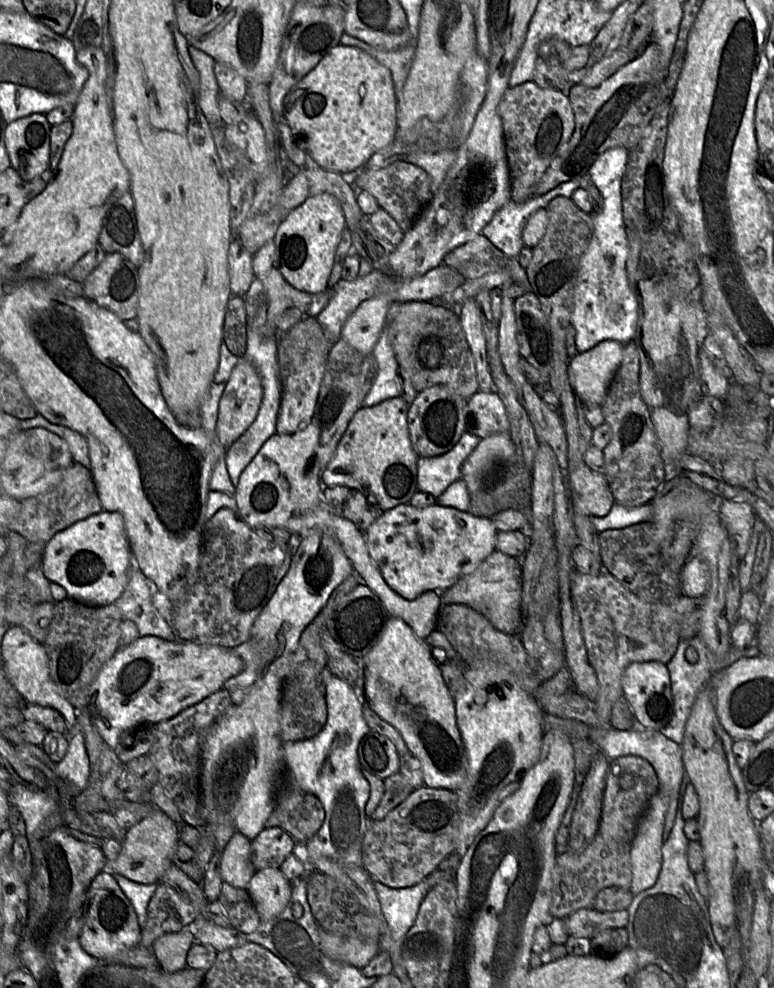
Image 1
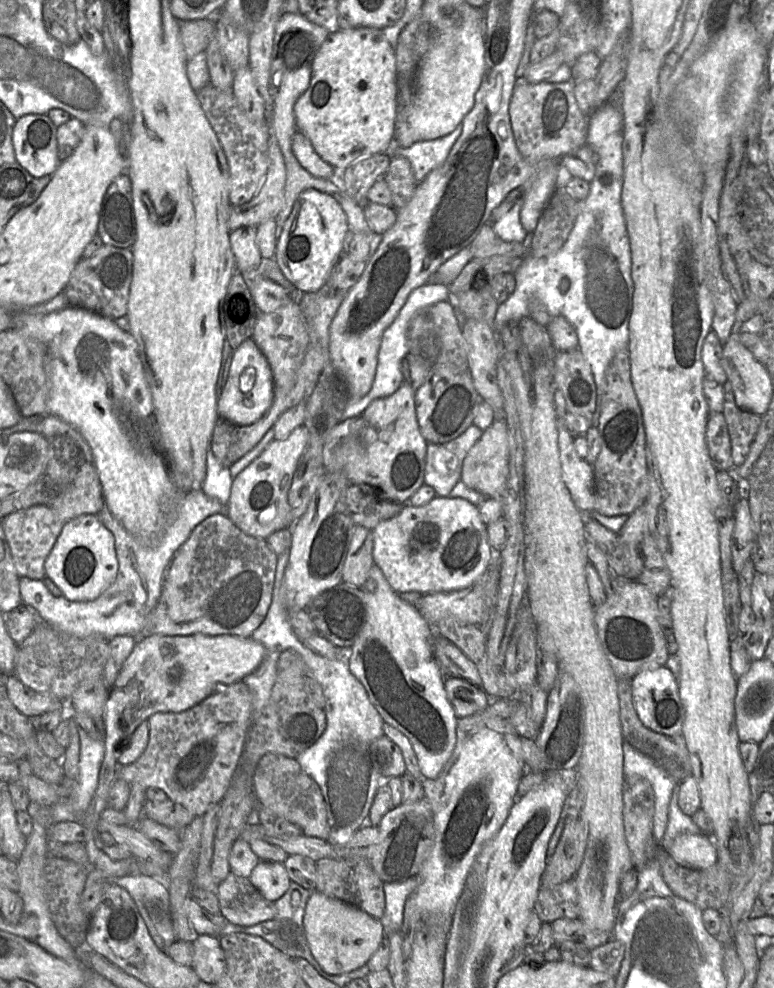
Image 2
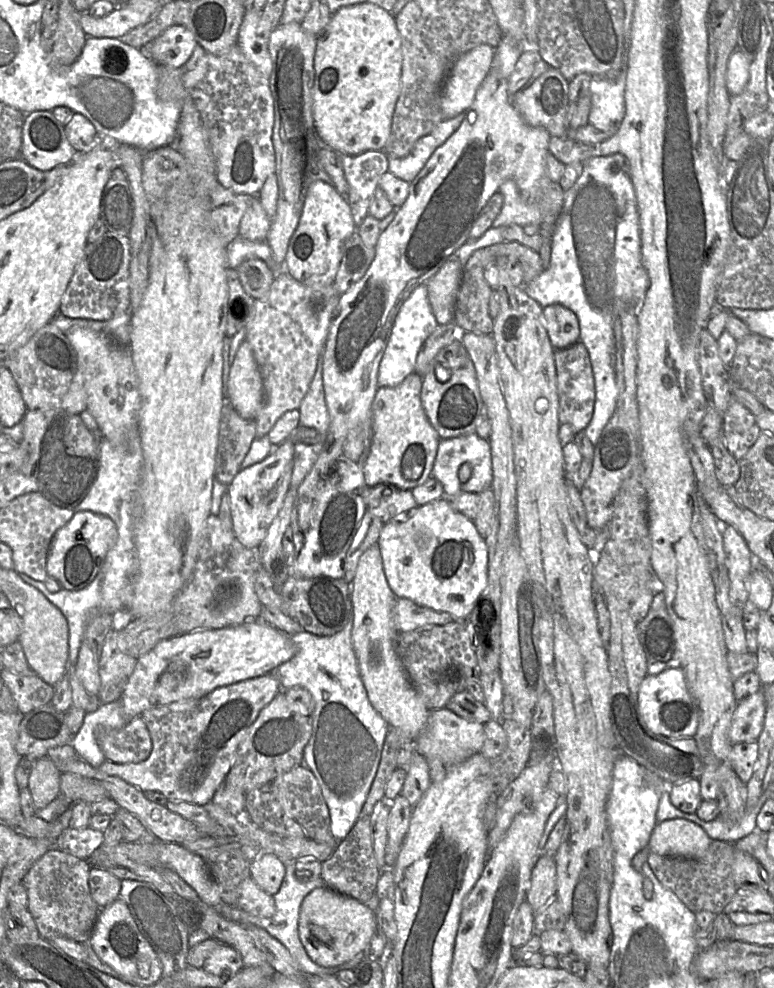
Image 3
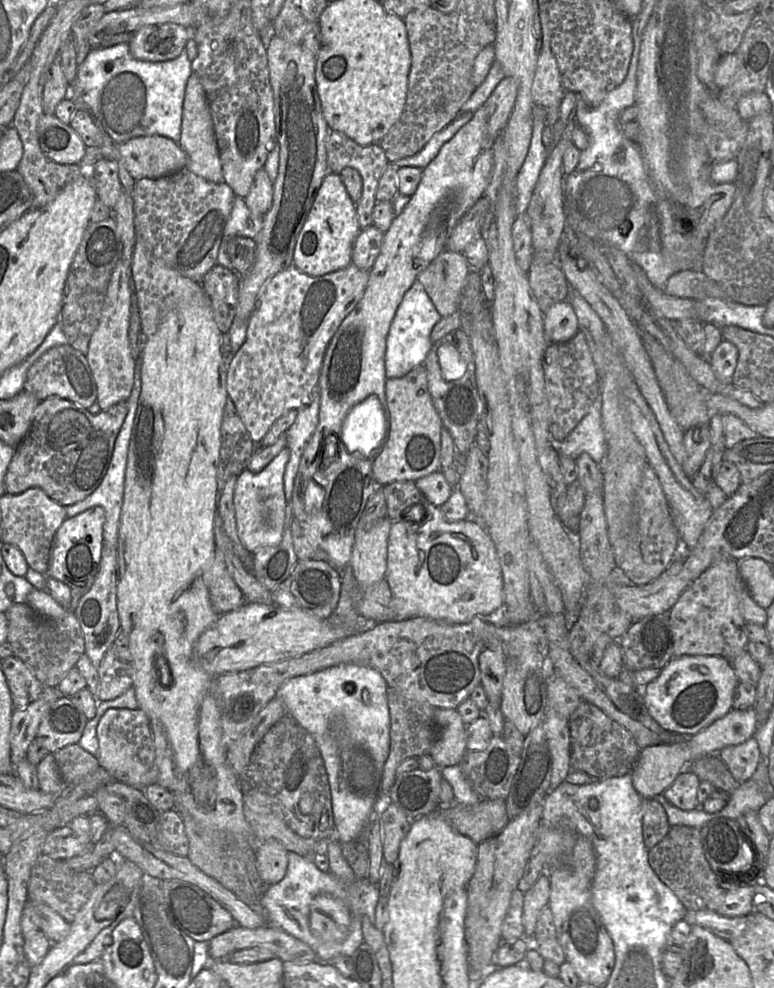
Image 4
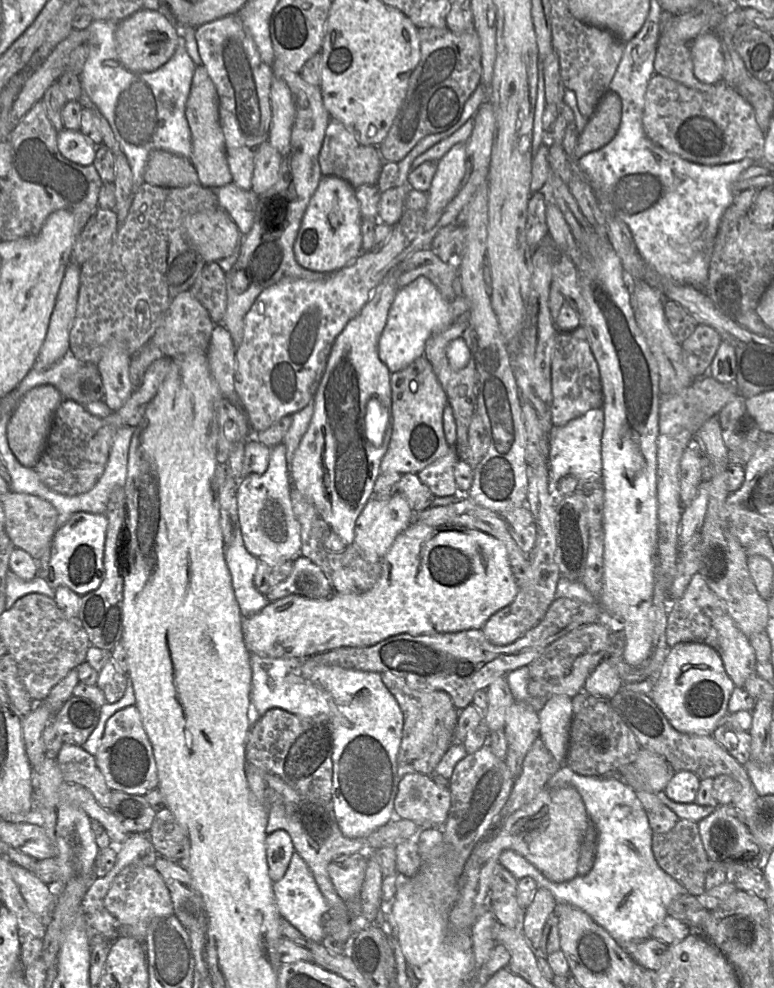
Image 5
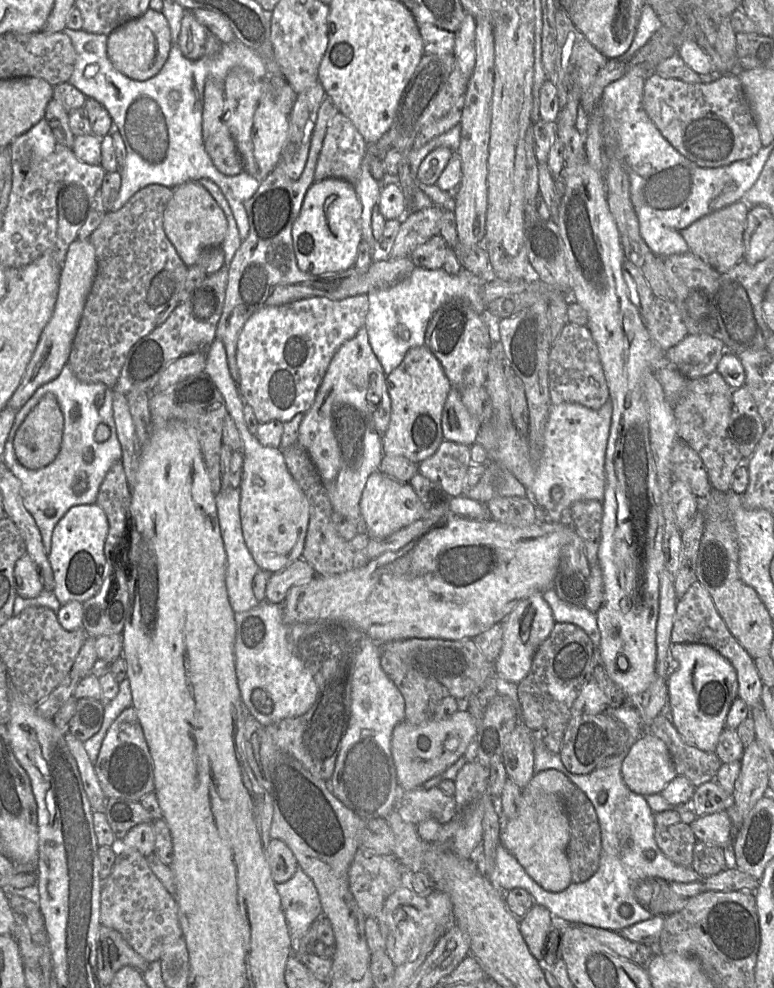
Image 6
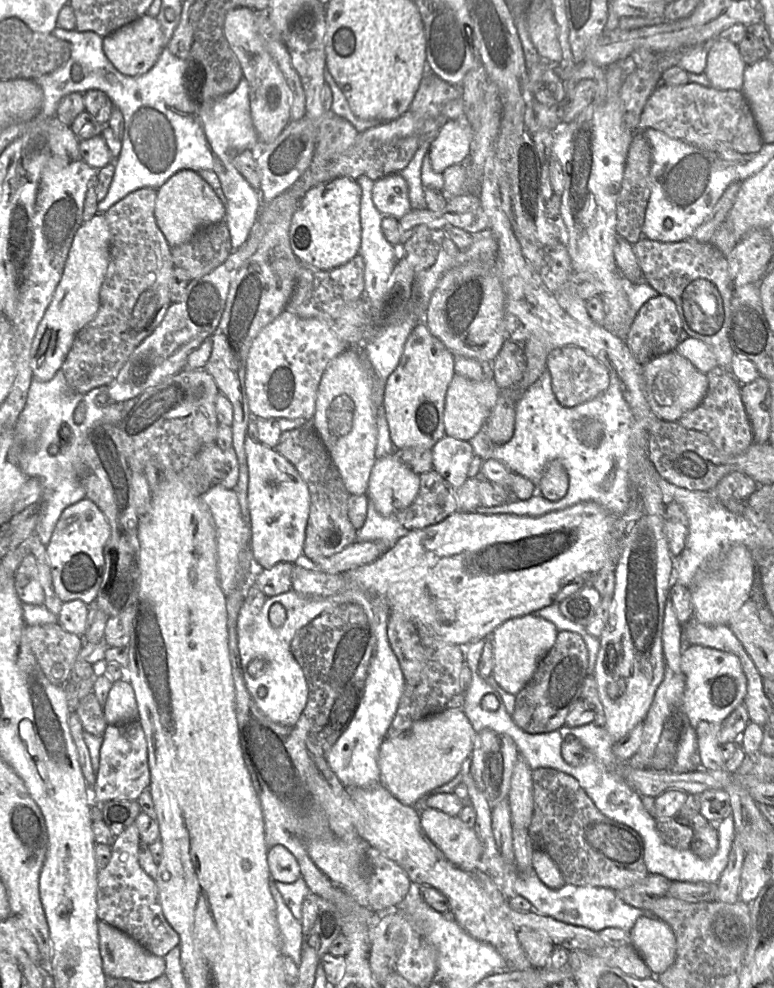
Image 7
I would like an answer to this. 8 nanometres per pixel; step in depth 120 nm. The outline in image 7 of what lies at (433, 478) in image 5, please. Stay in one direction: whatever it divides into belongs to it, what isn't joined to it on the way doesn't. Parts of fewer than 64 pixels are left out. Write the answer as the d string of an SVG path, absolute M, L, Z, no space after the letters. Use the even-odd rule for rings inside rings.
M444 435L432 448L433 470L458 489L469 478L468 469L474 455L469 441Z

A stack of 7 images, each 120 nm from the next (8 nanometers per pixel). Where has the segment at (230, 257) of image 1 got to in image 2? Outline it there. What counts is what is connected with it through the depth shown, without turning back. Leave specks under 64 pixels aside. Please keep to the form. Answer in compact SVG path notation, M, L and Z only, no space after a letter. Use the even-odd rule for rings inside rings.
M243 226L230 232L230 246L240 273L254 272L262 256L257 245L257 227Z

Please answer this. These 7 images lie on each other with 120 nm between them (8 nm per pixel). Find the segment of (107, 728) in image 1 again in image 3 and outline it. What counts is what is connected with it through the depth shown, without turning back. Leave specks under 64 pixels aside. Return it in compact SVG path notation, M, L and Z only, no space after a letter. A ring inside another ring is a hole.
M261 619L219 629L196 630L159 641L150 651L141 655L120 697L126 717L133 719L150 708L183 699L202 697L217 687L264 676L295 654L291 636Z

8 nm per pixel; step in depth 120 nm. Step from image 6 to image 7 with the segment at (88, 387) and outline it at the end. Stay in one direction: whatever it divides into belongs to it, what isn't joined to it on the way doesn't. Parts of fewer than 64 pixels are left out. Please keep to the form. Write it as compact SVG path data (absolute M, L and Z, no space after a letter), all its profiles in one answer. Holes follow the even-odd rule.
M61 370L47 382L32 376L26 405L14 427L14 439L21 448L19 468L28 479L36 478L41 485L35 533L45 547L63 510L86 498L84 480L89 475L89 467L84 460L84 446L87 435L101 423L119 425L127 414L122 403L110 399L104 407L96 405L95 398L101 393L108 395L108 389L109 385L103 385L86 394L71 392Z

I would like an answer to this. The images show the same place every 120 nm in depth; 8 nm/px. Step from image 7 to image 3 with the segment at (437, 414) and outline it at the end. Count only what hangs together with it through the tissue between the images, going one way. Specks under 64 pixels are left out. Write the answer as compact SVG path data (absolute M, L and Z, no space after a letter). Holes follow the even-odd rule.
M416 372L408 375L396 387L379 387L371 411L371 441L363 463L364 479L368 487L390 484L399 489L412 490L431 476L440 437L429 422L421 403L423 376Z

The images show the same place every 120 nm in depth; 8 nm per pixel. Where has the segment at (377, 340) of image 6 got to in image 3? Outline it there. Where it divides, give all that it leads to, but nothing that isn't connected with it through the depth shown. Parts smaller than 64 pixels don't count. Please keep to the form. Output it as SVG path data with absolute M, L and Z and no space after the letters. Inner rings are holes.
M423 283L419 285L402 304L396 317L386 350L379 366L379 387L396 387L408 375L415 371L419 350L438 325L429 302L427 284Z

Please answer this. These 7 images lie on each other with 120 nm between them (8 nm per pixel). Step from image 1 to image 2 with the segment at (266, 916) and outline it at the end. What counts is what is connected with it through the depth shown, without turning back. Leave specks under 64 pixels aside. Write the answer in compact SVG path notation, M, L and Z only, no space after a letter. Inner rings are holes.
M260 860L249 878L261 895L271 902L281 898L291 883L284 862Z

